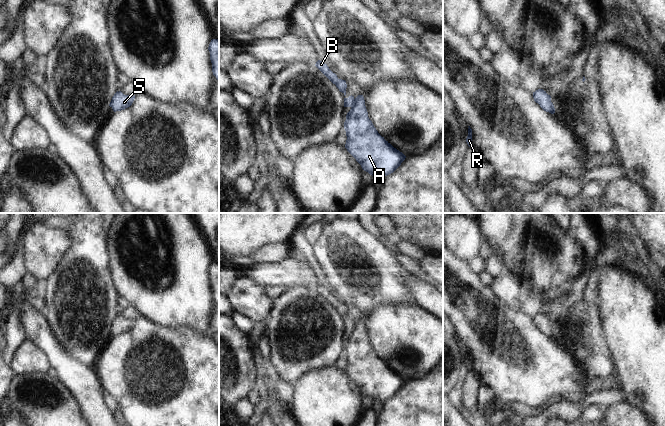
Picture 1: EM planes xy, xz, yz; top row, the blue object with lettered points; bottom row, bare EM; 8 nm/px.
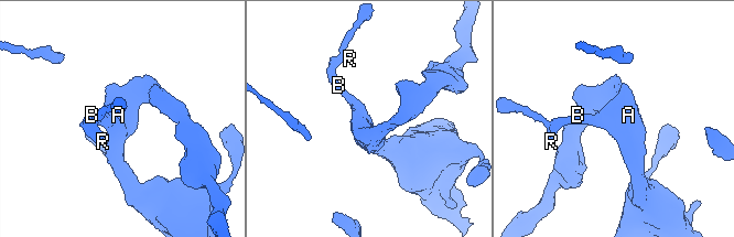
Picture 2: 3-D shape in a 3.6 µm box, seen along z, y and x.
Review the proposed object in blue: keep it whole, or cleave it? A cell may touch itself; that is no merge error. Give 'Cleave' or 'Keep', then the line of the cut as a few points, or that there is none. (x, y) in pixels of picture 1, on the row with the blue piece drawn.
Keep. No split.

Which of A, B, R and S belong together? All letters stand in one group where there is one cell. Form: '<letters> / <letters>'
A B R S

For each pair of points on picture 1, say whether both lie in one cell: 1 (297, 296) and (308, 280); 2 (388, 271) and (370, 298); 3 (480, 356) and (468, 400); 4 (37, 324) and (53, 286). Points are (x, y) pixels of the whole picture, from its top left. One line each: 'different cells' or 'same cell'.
1: different cells
2: same cell
3: different cells
4: different cells

